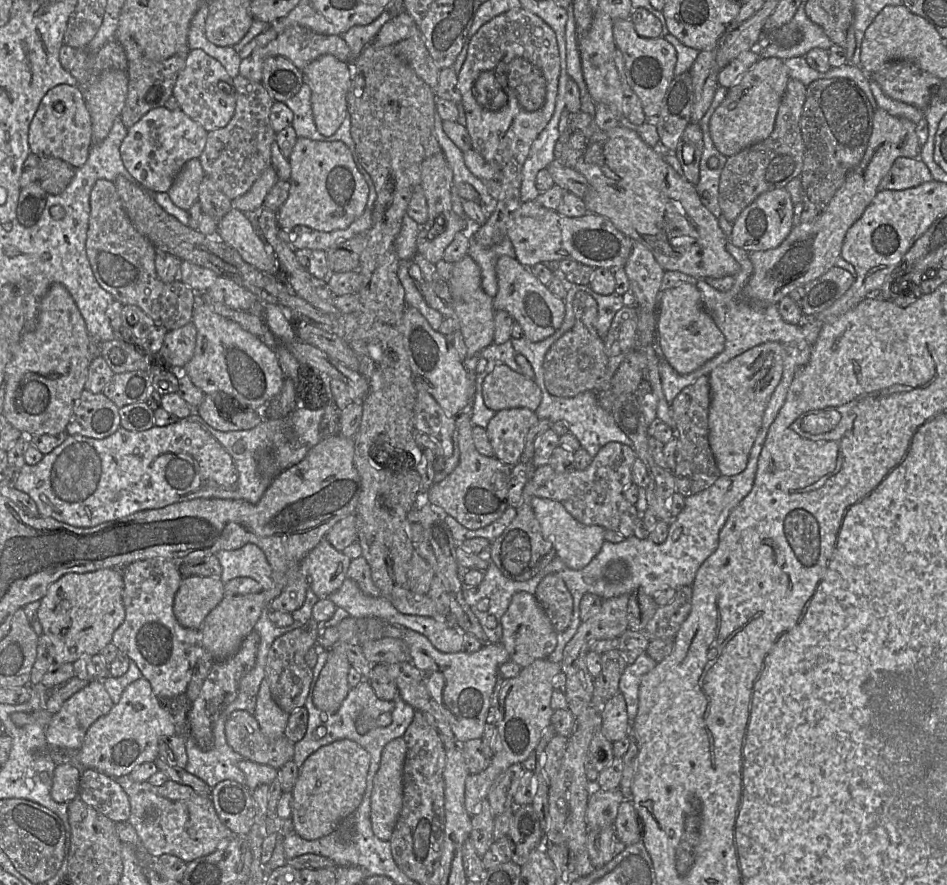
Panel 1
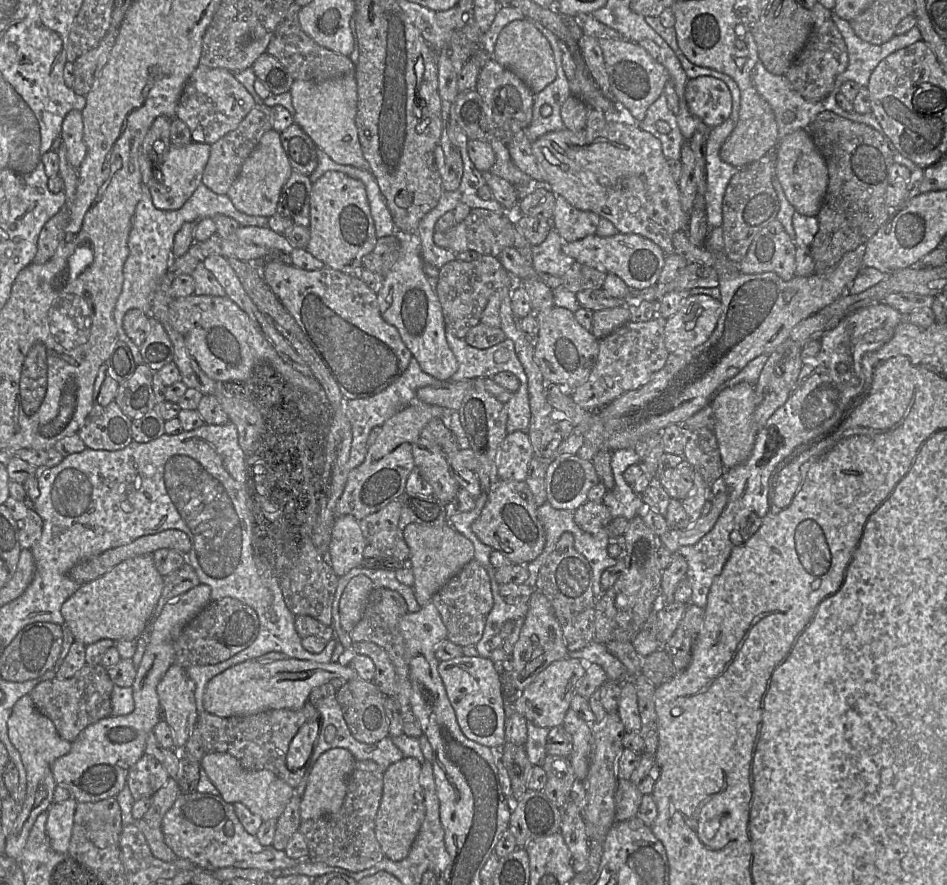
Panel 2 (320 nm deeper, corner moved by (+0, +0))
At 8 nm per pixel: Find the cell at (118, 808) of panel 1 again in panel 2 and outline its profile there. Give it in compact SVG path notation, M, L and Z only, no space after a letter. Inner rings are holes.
M144 754L129 770L127 785L135 801L152 798L169 780L164 766L153 756Z

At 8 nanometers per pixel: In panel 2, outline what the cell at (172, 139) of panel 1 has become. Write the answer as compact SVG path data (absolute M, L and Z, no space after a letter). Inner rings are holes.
M192 141L190 144L176 146L171 144L168 151L158 156L159 170L162 179L157 180L154 176L149 180L149 191L152 202L160 210L177 210L190 198L196 188L202 183L204 168L210 155L210 146L206 143Z

